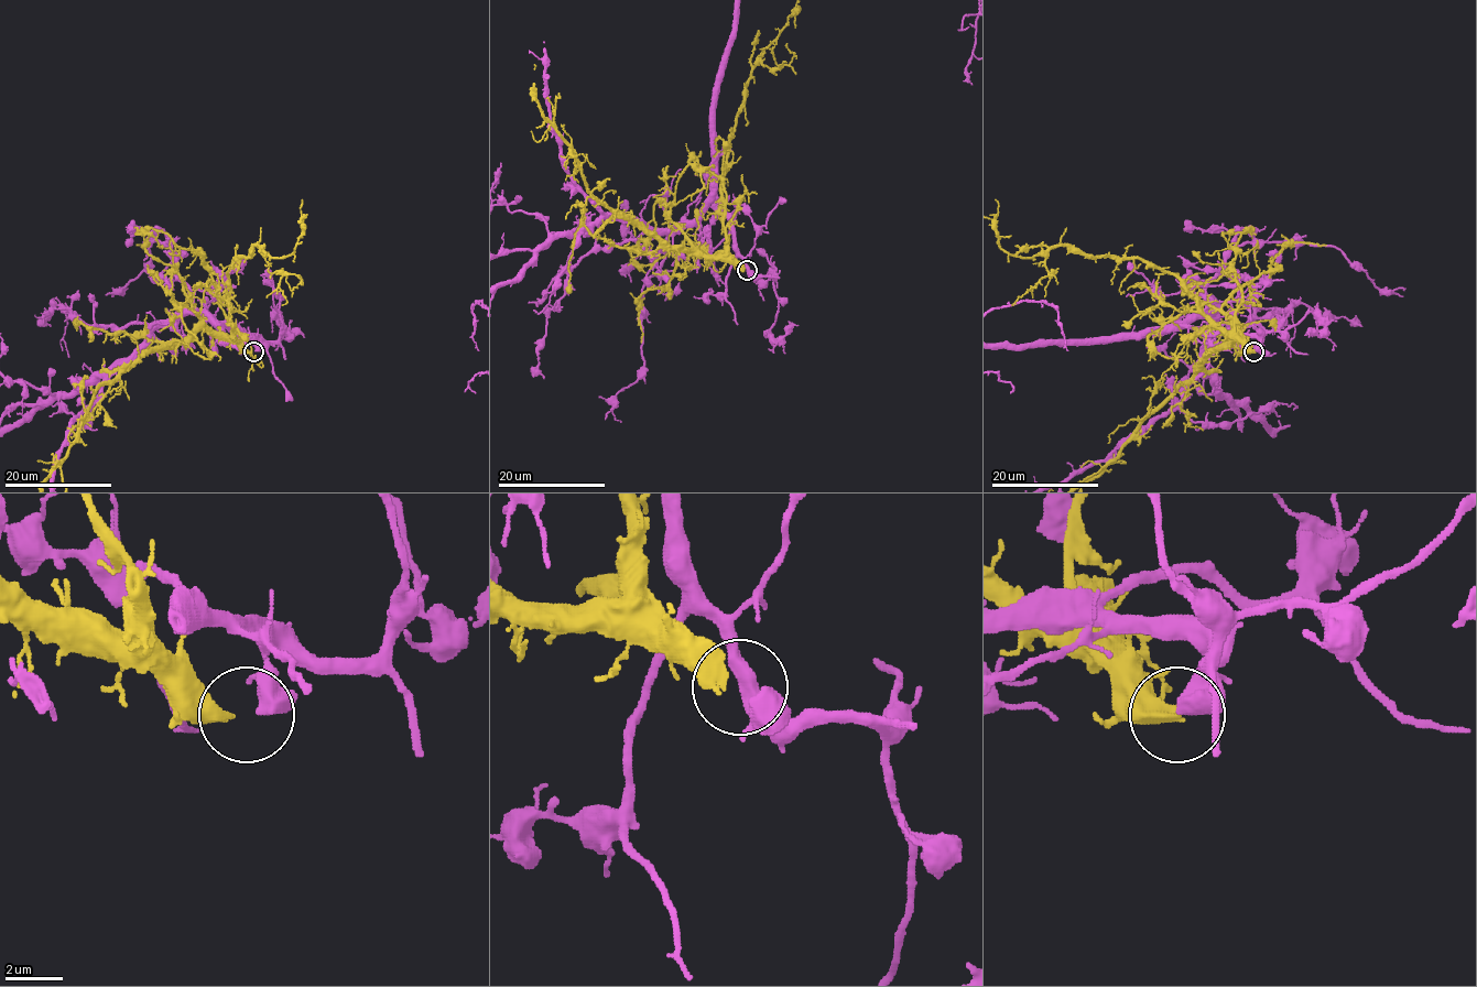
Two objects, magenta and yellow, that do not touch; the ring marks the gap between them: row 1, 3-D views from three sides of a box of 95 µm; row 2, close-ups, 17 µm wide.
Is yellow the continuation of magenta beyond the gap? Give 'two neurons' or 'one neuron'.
two neurons

